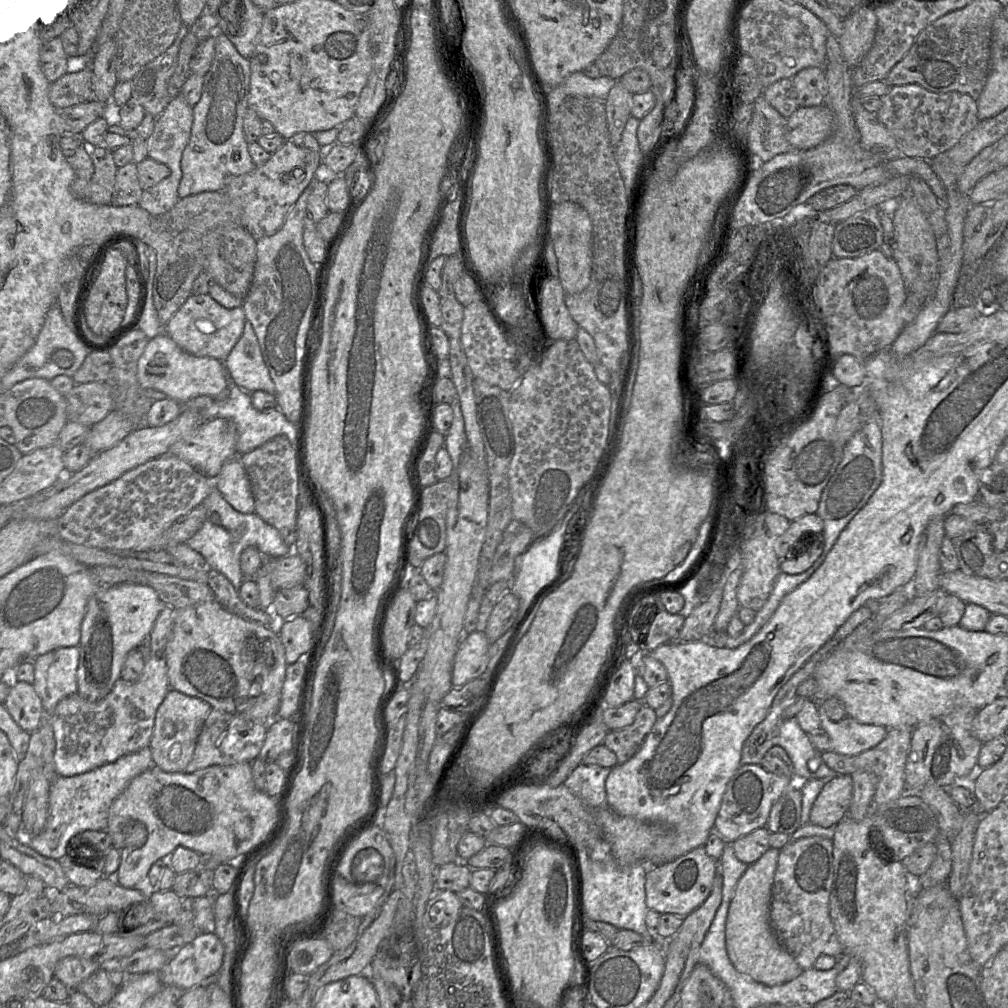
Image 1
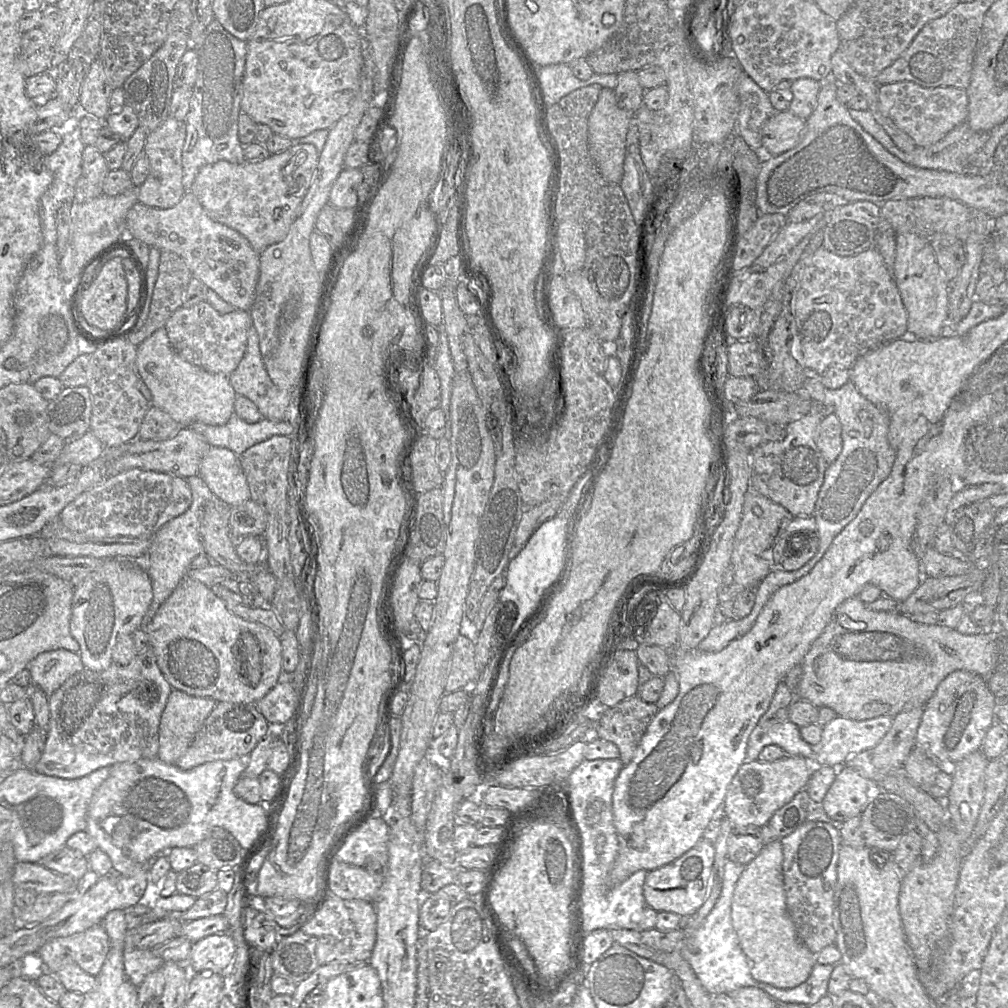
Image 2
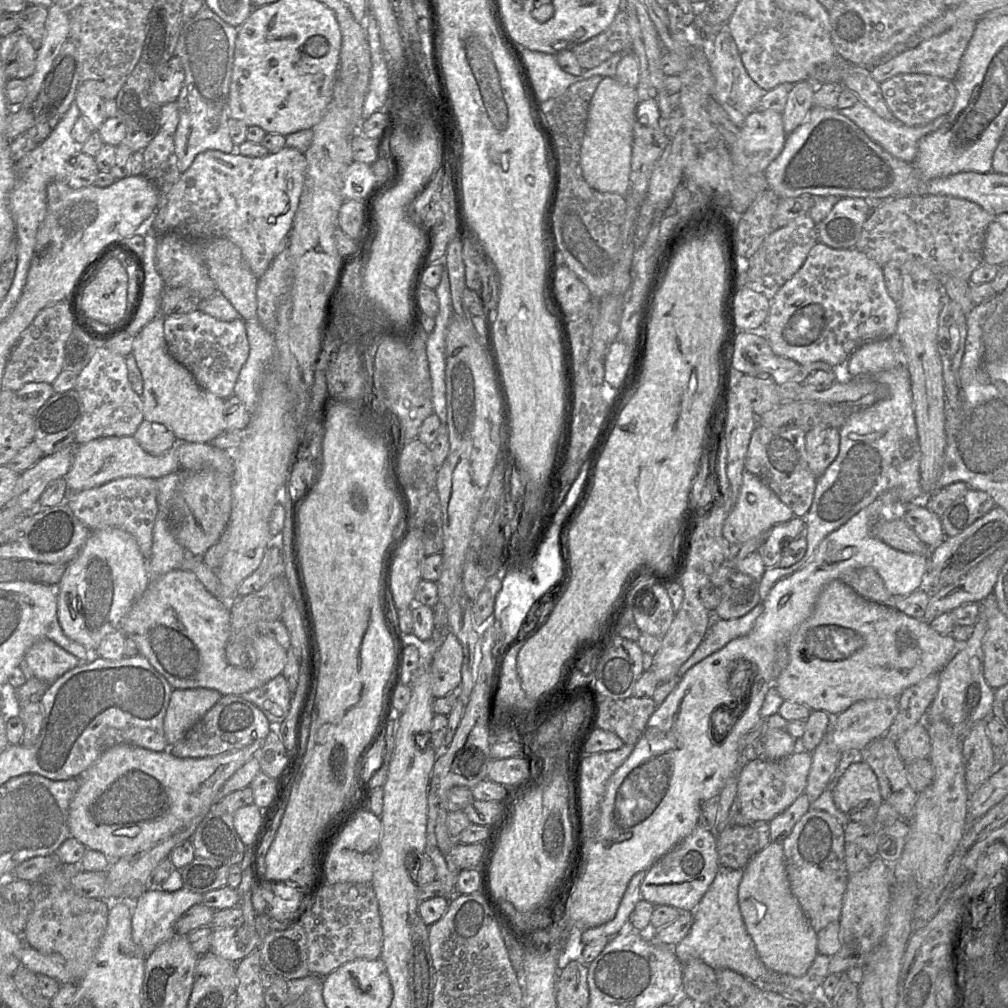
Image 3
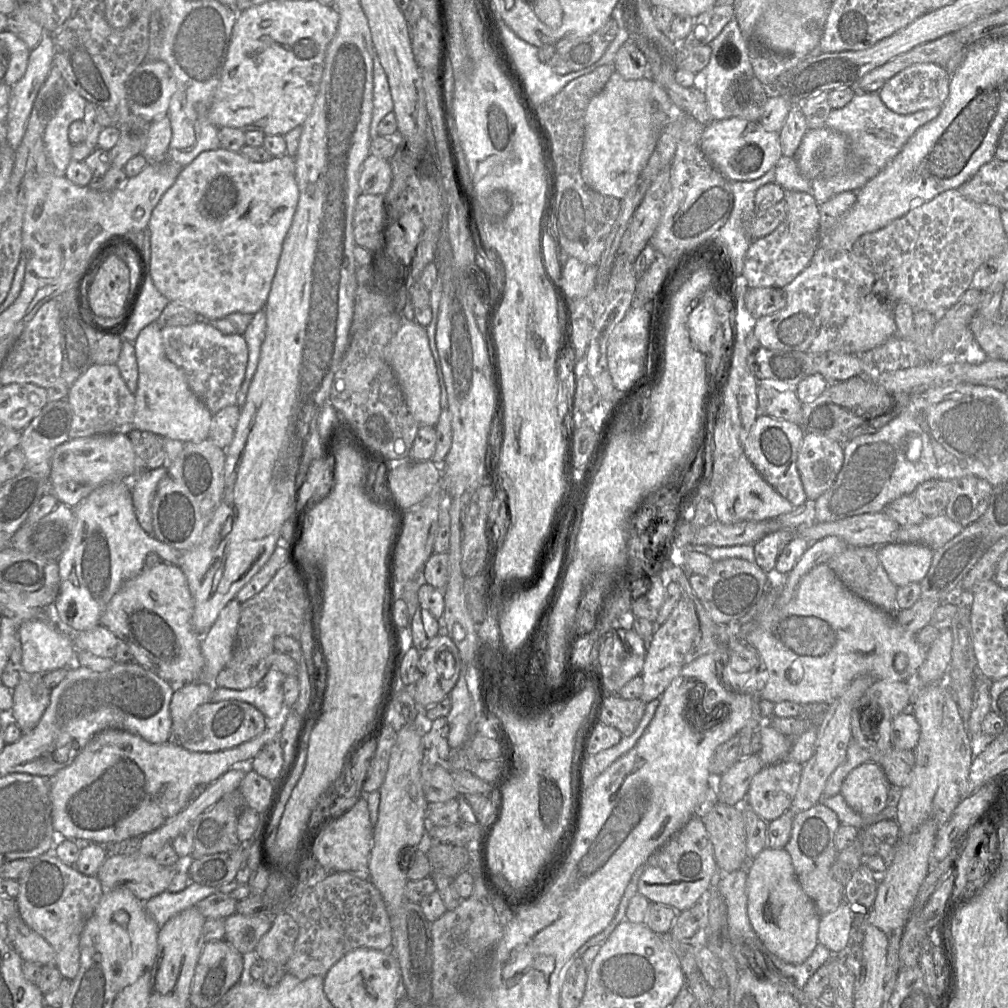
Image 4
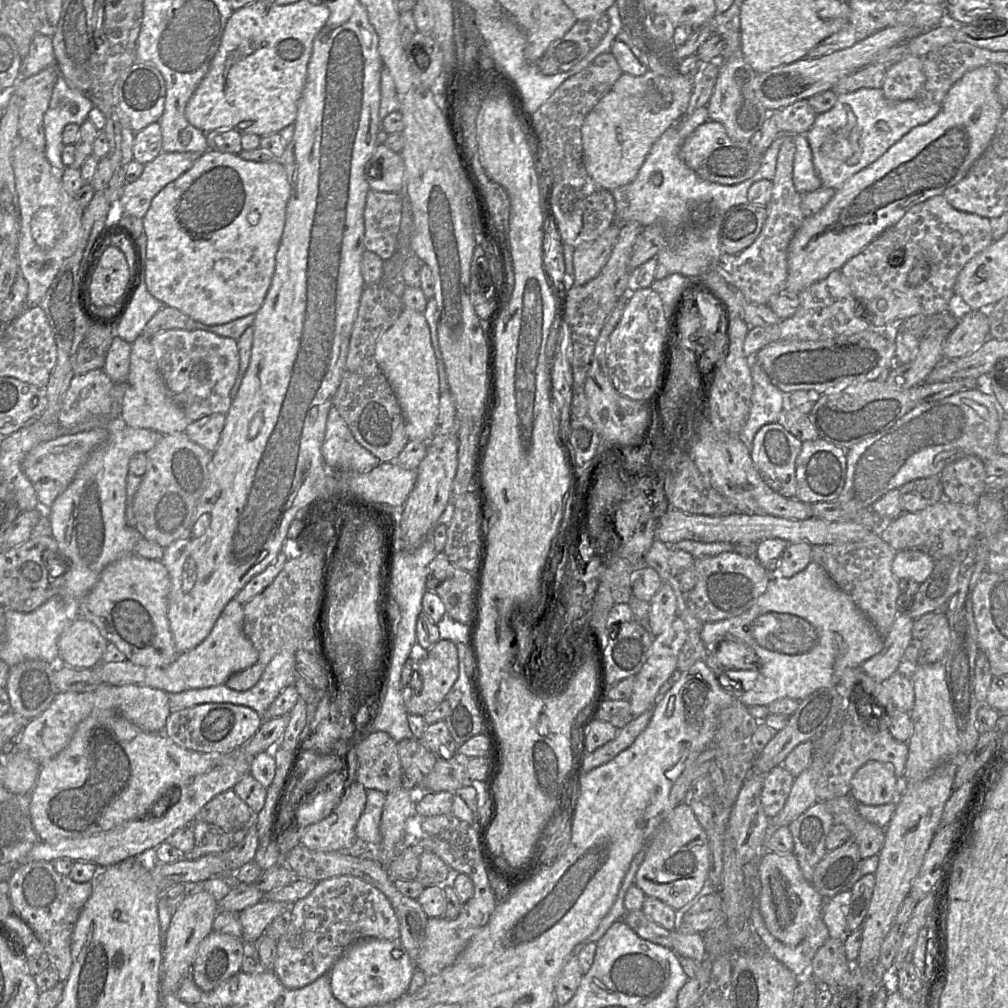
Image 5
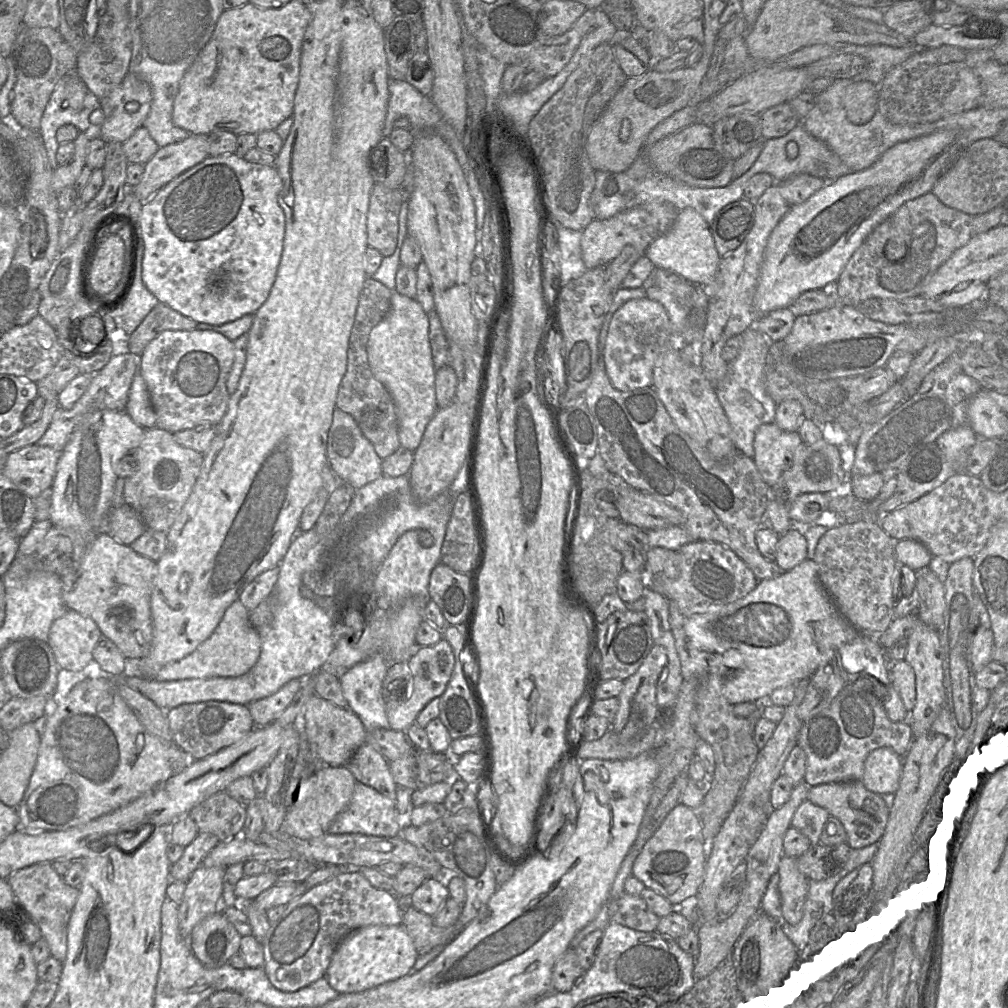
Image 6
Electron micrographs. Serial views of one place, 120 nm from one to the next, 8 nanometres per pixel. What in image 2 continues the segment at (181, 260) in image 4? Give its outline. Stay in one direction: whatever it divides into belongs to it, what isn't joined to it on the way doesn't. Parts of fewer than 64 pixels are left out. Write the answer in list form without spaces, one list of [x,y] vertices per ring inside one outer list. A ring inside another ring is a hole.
[[[310,143],[293,144],[262,161],[233,164],[225,160],[200,168],[190,191],[208,216],[242,234],[258,253],[282,241],[314,176],[319,158]]]

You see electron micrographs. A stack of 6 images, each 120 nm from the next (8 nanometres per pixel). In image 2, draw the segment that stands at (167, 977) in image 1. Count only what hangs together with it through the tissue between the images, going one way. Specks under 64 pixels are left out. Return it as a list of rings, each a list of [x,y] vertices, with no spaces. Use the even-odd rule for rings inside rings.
[[[216,933],[194,942],[188,958],[184,963],[191,973],[213,972],[224,974],[233,963],[236,954],[236,946],[233,937],[229,933]]]

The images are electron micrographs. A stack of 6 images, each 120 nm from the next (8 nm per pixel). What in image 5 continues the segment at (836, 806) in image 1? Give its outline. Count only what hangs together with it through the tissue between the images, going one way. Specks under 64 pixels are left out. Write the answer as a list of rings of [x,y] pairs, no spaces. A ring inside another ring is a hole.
[[[870,760],[862,765],[850,781],[850,795],[856,803],[882,805],[894,802],[897,806],[898,778],[891,763]]]

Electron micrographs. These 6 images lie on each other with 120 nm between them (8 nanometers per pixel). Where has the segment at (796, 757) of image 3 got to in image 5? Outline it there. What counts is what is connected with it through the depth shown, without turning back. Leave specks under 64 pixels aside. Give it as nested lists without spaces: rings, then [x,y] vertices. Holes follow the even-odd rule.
[[[783,765],[775,766],[765,775],[761,802],[768,818],[773,818],[782,810],[792,789],[794,779]]]

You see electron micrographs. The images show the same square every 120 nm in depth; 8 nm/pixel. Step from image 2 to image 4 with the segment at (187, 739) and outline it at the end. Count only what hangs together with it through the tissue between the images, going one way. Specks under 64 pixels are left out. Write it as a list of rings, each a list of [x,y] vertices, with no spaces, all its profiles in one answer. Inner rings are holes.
[[[193,682],[183,686],[176,686],[170,703],[172,721],[186,720],[200,706],[208,703],[216,687],[214,684]]]

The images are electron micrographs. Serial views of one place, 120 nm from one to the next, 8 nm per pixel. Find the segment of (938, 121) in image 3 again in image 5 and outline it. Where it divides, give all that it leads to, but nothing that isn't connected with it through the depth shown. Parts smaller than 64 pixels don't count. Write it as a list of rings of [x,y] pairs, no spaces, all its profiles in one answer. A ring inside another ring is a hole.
[[[861,88],[854,92],[838,95],[835,105],[827,112],[820,113],[807,132],[815,170],[825,188],[840,188],[854,174],[868,167],[897,143],[914,127],[932,120],[940,111],[940,104],[924,105],[916,100],[889,101],[881,88]]]

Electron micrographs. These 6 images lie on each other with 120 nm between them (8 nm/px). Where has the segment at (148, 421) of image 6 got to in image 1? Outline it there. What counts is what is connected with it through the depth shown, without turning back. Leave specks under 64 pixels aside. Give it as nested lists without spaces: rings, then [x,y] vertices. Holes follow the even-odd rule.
[[[166,332],[148,341],[137,363],[137,379],[142,388],[161,391],[181,404],[198,396],[225,399],[229,394],[228,374],[222,361],[184,351]]]

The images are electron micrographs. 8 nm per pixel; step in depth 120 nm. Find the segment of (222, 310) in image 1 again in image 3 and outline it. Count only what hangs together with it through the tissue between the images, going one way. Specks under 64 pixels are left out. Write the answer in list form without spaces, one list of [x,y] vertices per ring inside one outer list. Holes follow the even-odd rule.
[[[197,309],[164,317],[164,335],[173,358],[193,374],[201,387],[226,400],[233,395],[239,372],[249,355],[245,324],[242,318],[224,322]]]

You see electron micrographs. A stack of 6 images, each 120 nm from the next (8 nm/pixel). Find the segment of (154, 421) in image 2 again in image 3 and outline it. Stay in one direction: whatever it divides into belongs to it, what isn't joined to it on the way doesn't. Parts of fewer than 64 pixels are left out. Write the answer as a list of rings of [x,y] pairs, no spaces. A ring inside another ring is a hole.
[[[147,420],[141,422],[132,436],[152,456],[162,455],[177,444],[175,435],[165,425]]]

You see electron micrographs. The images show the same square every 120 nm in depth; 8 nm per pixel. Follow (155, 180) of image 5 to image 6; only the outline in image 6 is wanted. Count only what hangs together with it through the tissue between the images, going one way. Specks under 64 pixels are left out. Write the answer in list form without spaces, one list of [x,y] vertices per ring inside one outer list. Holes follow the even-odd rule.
[[[191,134],[185,140],[158,149],[144,164],[140,182],[131,189],[142,202],[159,189],[209,156],[208,135]]]

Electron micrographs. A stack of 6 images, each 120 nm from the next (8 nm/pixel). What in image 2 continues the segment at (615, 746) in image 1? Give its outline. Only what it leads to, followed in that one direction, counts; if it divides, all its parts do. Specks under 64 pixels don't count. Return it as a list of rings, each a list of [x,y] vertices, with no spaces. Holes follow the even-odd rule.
[[[635,695],[607,709],[598,722],[598,737],[617,745],[620,760],[627,766],[658,711],[656,703],[647,703]]]

